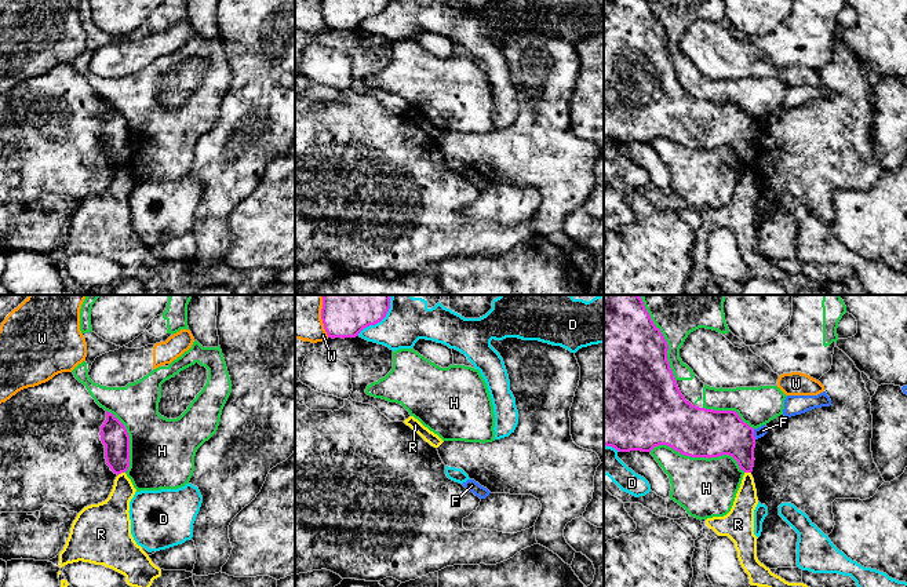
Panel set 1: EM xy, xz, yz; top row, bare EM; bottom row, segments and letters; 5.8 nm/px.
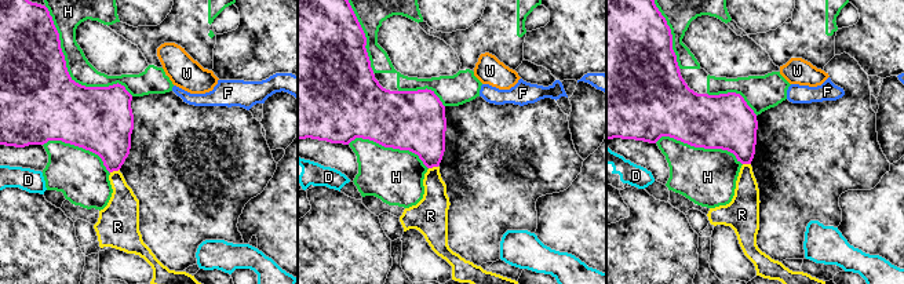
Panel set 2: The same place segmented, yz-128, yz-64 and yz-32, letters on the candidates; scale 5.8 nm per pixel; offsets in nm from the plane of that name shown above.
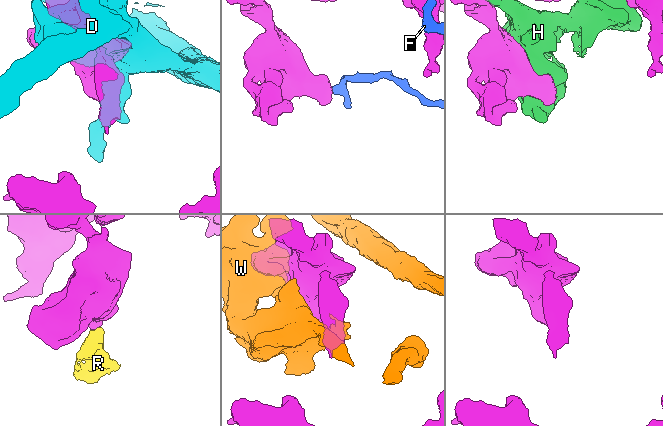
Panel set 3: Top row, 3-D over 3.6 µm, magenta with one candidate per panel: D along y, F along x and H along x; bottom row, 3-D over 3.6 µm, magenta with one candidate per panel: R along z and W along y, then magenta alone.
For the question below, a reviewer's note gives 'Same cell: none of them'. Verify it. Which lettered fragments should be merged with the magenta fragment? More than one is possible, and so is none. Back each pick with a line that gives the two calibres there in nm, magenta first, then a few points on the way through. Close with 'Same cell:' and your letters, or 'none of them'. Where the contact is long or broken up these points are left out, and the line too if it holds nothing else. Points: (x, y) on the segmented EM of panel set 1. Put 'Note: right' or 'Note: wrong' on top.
Note: right
Same cell: none of them

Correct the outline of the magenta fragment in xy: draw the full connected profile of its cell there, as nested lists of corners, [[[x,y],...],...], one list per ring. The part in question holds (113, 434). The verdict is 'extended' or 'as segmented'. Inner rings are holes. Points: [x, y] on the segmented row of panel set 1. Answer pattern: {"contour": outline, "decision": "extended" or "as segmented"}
{"contour": [[[106,411],[99,435],[105,445],[106,464],[117,475],[125,473],[130,467],[130,435],[125,426]]], "decision": "as segmented"}

